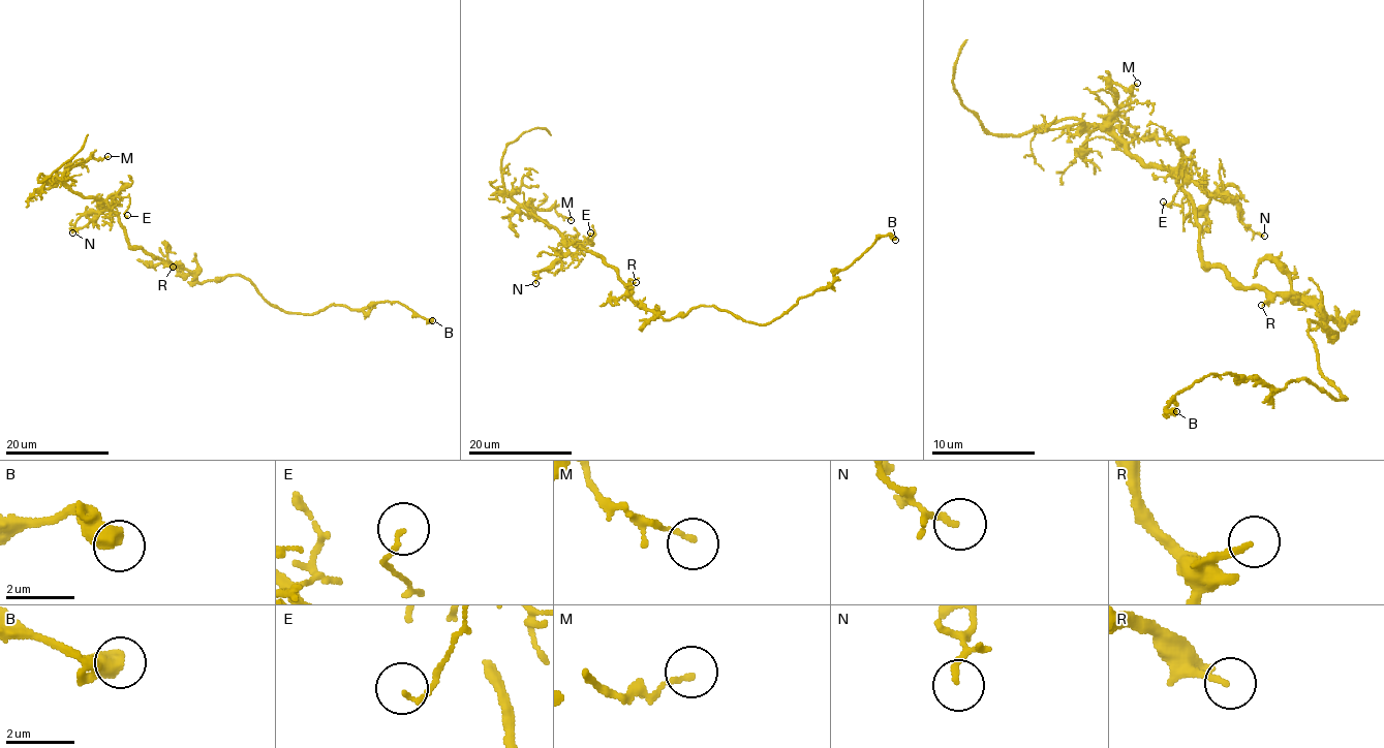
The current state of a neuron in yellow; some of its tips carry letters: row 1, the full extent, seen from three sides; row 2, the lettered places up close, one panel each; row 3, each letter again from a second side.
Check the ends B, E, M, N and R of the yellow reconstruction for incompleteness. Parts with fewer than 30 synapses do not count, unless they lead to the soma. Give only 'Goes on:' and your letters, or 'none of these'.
Goes on: M

